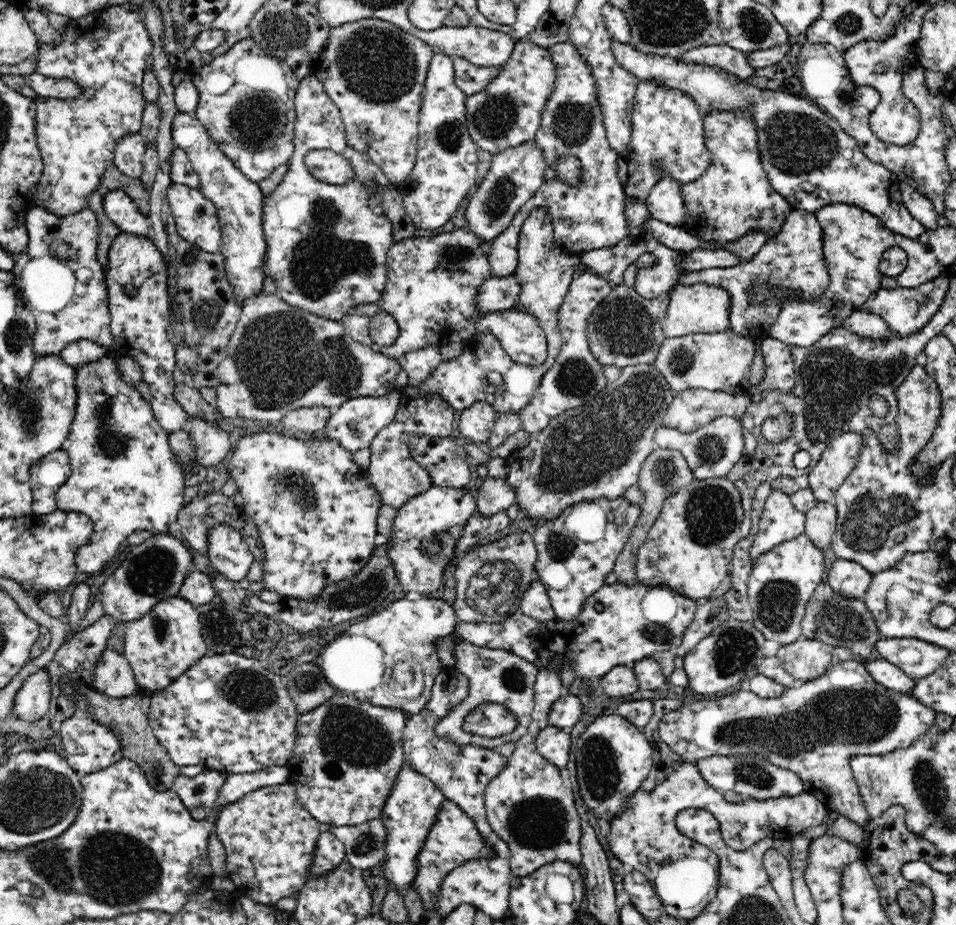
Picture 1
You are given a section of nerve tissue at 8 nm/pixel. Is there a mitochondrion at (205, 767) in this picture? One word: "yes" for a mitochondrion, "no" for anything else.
no

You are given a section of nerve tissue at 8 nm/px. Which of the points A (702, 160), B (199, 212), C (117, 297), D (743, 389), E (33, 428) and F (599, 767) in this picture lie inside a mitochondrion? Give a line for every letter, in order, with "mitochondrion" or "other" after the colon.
A: other
B: mitochondrion
C: other
D: other
E: mitochondrion
F: mitochondrion

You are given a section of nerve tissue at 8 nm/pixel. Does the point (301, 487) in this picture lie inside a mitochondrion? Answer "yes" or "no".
yes

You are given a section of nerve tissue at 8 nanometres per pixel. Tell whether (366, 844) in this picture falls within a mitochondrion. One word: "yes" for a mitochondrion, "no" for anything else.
yes

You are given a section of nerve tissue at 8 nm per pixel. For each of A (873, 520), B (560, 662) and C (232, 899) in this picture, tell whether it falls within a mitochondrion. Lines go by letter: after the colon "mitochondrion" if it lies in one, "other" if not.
A: mitochondrion
B: other
C: other

